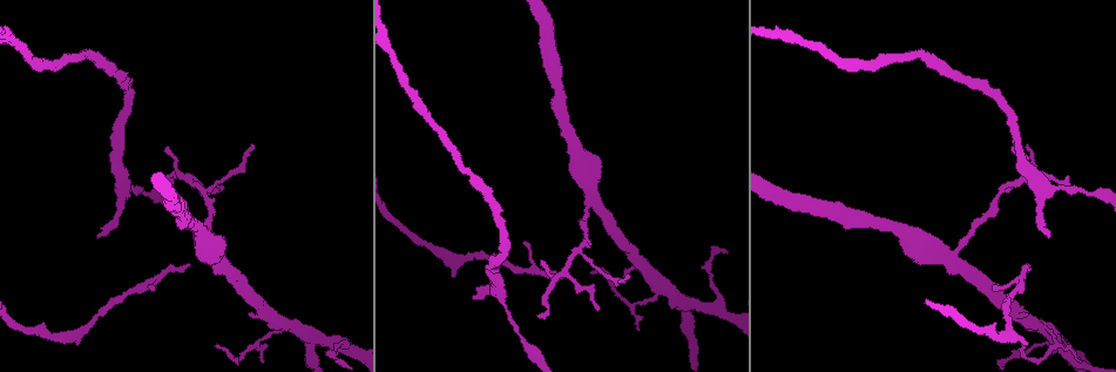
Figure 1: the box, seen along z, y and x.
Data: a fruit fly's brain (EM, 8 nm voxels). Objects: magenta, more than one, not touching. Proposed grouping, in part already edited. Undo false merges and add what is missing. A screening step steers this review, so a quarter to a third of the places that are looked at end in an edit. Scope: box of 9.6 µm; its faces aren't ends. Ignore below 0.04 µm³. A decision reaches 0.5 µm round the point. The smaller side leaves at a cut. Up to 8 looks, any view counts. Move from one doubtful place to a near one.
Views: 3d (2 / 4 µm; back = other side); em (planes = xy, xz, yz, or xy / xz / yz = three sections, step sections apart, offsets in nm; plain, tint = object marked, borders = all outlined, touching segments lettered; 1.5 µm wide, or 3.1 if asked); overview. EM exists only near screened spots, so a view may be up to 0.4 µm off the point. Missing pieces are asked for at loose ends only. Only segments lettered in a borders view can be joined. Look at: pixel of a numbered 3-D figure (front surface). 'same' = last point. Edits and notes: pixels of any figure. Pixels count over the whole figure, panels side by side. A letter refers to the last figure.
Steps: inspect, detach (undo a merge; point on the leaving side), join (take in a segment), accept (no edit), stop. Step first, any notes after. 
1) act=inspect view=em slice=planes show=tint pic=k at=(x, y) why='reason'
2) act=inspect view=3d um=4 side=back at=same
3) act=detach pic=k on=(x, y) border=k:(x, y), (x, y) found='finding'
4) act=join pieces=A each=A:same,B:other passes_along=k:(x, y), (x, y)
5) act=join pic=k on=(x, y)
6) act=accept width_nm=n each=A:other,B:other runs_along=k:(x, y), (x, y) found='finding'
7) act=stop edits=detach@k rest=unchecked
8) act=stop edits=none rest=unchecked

act=inspect view=em slice=planes show=borders pic=1 at=(592, 274) why='free end'

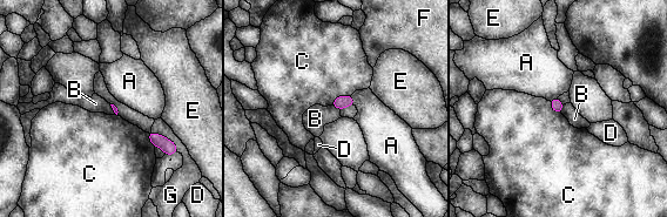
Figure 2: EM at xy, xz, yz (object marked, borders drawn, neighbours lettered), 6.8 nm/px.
act=accept each=A:other,B:other,C:other,D:other,E:other,F:other,G:other border=2:(332, 104), (339, 110) found='none of them fits'

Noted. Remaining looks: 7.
act=inspect view=3d um=4 pic=1 at=(1059, 339) why='three arms meet'

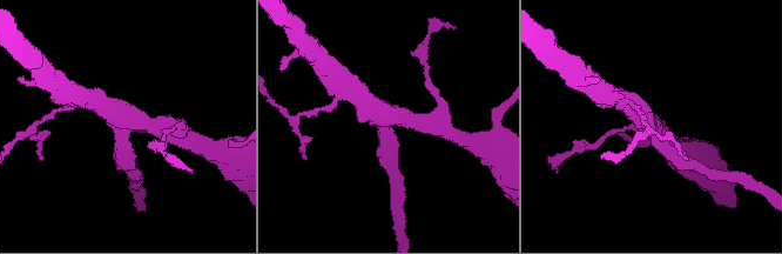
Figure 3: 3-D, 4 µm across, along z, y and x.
act=inspect view=em slice=planes show=borders pic=3 at=(387, 113) arms=3 arm_widths_nm=260,300,320 why='now the EM'

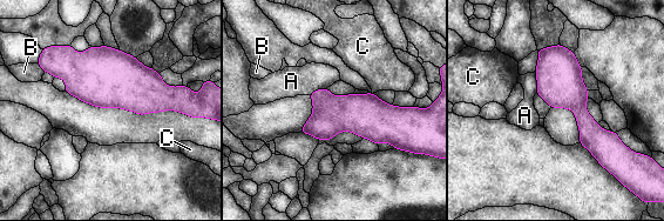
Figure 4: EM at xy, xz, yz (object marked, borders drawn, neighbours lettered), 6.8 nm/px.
act=accept width_nm=300 each=A:other,B:other,C:other border=4:(534, 72), (537, 92) found='continuous, no second neuron'

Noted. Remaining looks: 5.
act=inspect view=3d um=2 pic=1 at=(187, 263) why='branch stops here'

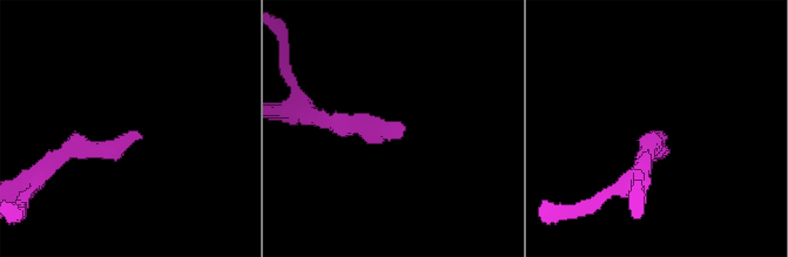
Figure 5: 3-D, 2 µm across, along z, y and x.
act=inspect view=em slice=planes show=borders pic=5 at=(137, 134)

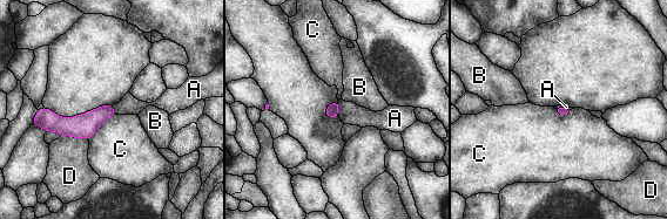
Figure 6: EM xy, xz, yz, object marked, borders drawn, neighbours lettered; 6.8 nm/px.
act=join pieces=A each=A:same,B:other,C:other,D:other passes_along=6:(332, 109), (337, 109), (349, 113) found='it goes on there'

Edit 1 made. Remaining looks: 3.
act=stop edits=join@6 rest=unchecked

